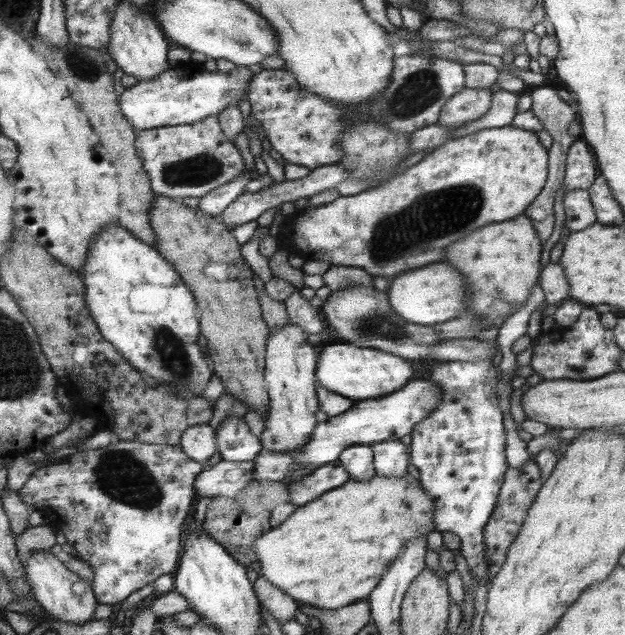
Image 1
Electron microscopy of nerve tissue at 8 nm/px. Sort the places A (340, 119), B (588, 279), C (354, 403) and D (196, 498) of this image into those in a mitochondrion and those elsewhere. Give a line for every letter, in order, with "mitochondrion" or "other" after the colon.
A: mitochondrion
B: other
C: other
D: other

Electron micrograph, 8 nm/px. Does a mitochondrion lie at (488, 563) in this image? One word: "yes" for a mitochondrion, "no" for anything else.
no

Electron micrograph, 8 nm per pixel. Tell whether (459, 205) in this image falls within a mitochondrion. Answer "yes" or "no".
yes

